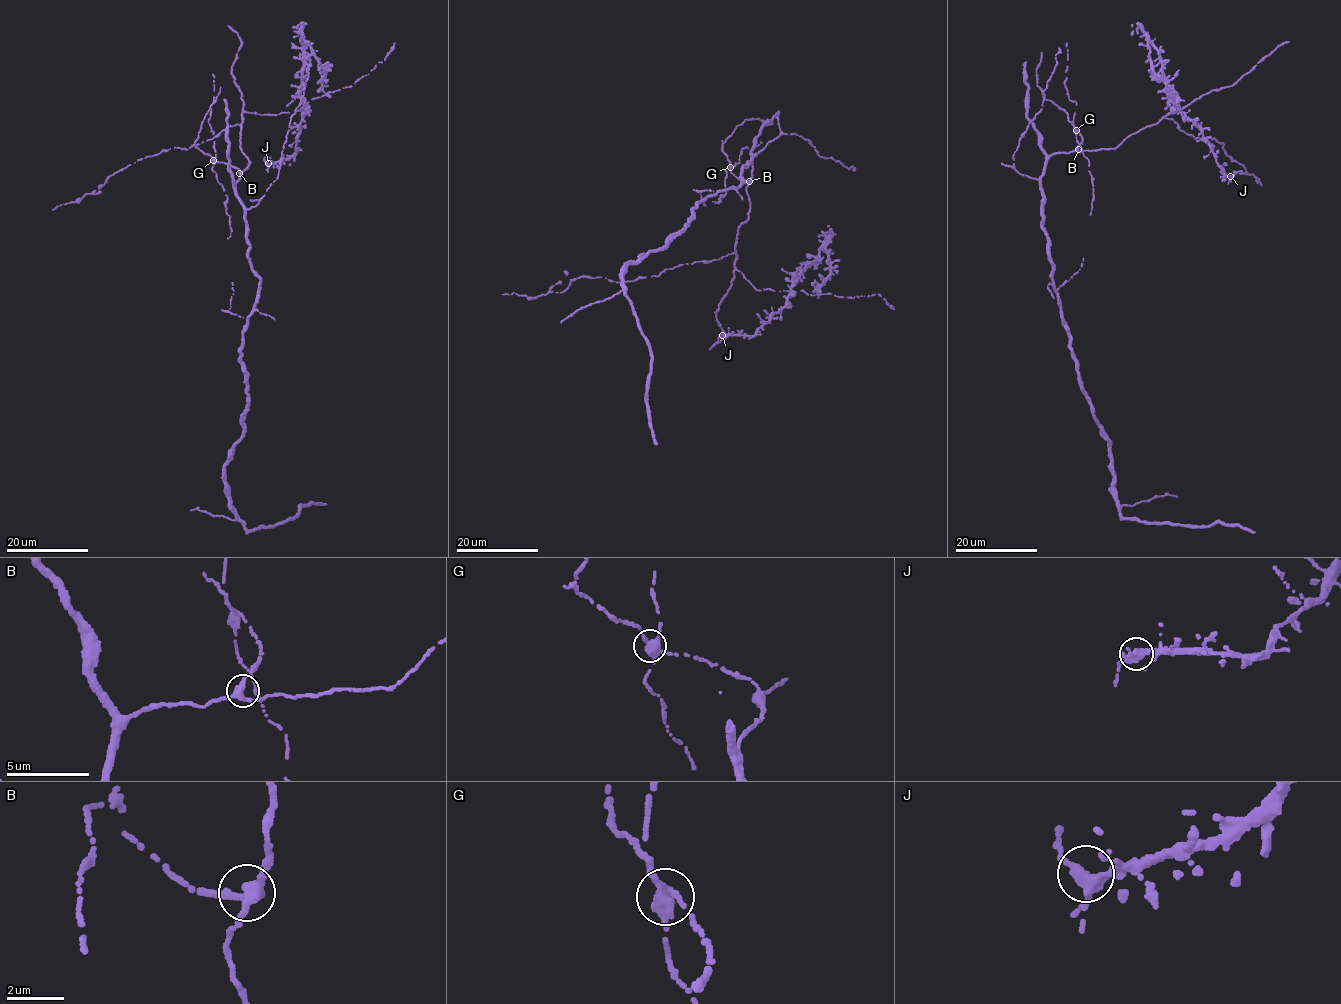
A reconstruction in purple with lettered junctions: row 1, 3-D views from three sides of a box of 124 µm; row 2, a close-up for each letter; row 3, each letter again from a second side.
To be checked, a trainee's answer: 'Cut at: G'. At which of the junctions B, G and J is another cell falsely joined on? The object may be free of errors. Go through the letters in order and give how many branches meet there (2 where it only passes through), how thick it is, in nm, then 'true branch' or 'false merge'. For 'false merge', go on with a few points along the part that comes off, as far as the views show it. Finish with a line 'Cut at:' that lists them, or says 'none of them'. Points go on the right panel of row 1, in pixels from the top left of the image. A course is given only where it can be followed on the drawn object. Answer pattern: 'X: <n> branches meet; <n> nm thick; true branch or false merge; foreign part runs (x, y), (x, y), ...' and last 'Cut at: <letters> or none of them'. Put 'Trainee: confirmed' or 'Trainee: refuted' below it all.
B: 3 branches meet; 320 nm thick; true branch
G: 3 branches meet; 360 nm thick; true branch
J: 3 branches meet; 360 nm thick; true branch
Cut at: none of them
Trainee: refuted

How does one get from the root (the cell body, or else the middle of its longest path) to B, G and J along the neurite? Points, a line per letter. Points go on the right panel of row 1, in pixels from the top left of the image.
B: (1041, 185), (1040, 176), (1046, 159), (1055, 153), (1078, 149)
G: (1041, 185), (1040, 176), (1046, 159), (1055, 153), (1069, 153), (1080, 144), (1082, 138), (1076, 131)
J: (1041, 185), (1051, 155), (1115, 148), (1178, 109), (1201, 128), (1230, 176)

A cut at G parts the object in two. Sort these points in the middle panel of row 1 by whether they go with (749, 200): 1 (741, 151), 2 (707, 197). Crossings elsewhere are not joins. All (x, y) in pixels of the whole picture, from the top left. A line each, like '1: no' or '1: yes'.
1: no
2: yes

